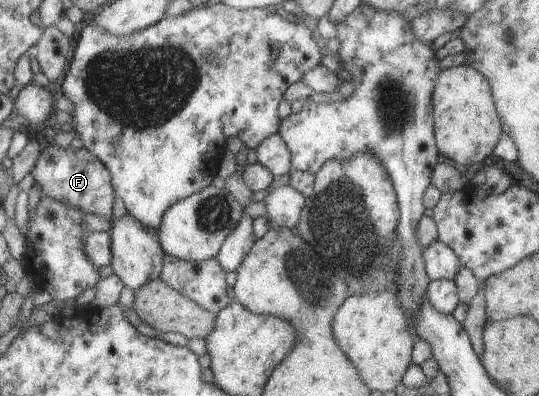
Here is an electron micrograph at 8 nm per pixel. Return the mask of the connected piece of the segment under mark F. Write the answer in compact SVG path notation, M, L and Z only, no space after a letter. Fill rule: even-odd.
M53 143L46 144L38 154L30 173L33 177L32 186L40 190L41 196L68 204L81 210L83 214L95 214L105 220L113 218L111 206L116 196L111 186L109 171L85 147L73 150L58 147Z

